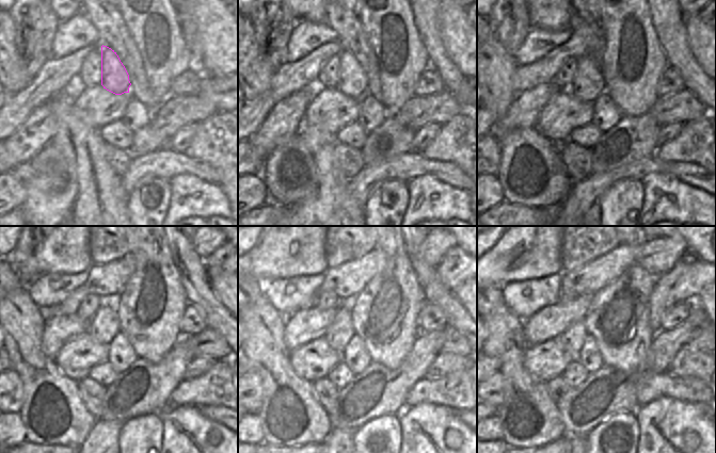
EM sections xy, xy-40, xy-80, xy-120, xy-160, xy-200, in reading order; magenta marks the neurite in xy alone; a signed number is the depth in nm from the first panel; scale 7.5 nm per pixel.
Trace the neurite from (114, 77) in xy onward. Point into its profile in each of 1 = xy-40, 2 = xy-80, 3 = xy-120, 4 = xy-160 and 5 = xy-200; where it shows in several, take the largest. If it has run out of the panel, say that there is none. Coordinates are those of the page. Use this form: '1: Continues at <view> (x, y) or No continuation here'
1: Continues at xy-40 (352, 81)
2: Continues at xy-80 (588, 83)
3: Continues at xy-120 (105, 325)
4: Continues at xy-160 (340, 332)
5: Continues at xy-200 (572, 340).

